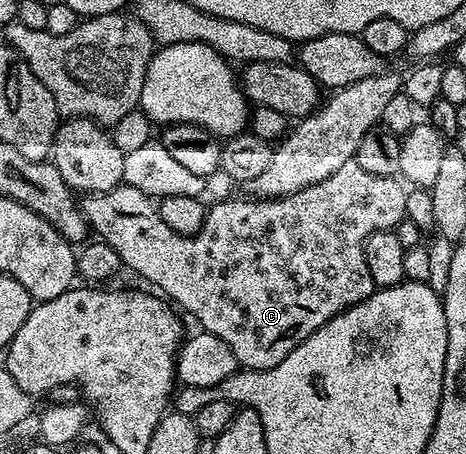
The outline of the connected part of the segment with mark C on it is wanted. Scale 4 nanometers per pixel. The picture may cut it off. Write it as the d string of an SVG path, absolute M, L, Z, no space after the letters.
M351 159L339 166L331 178L323 178L323 182L315 182L315 186L307 186L307 190L299 190L282 200L244 198L223 200L214 208L212 205L206 211L203 226L193 236L175 234L163 222L154 201L127 183L107 192L86 195L79 205L88 227L100 235L102 243L111 245L126 269L150 280L154 289L162 288L157 290L182 313L190 312L204 331L223 338L242 369L265 372L279 366L319 326L373 295L365 243L371 234L396 229L405 219L406 191L400 179L367 174L356 159Z

